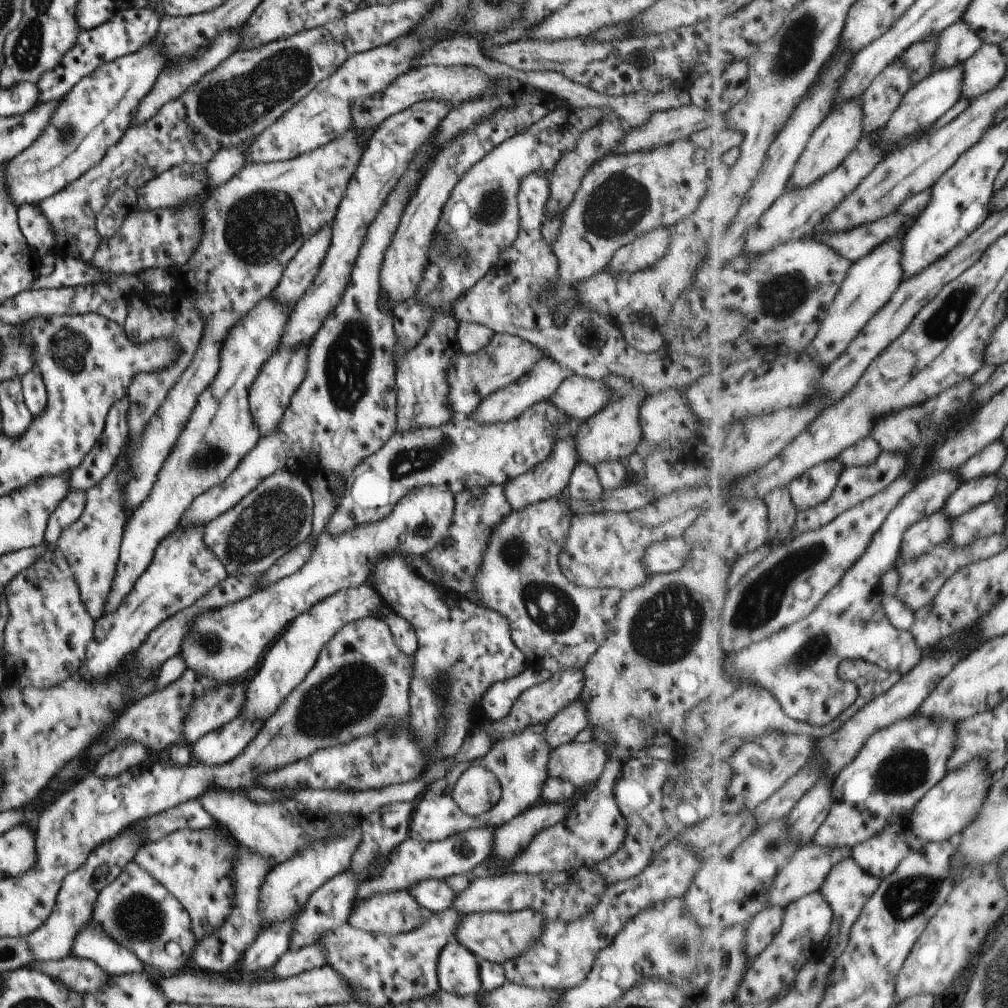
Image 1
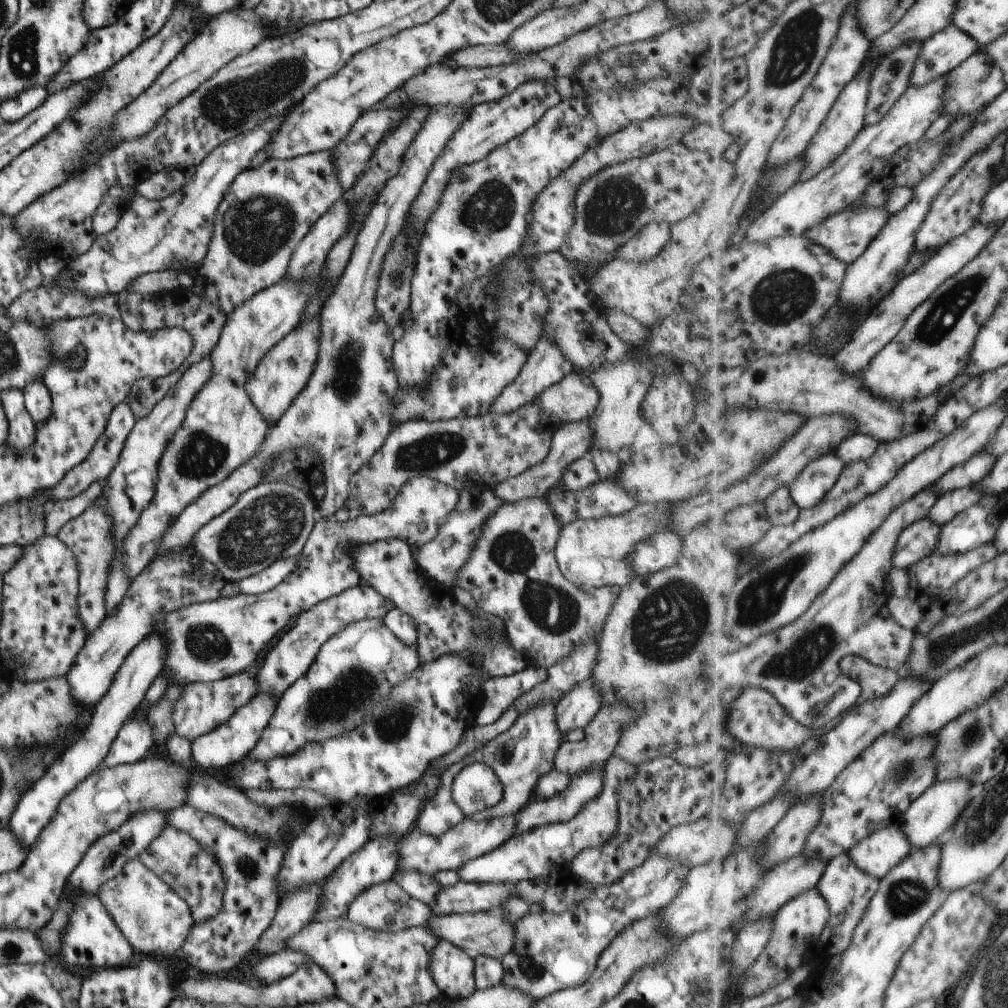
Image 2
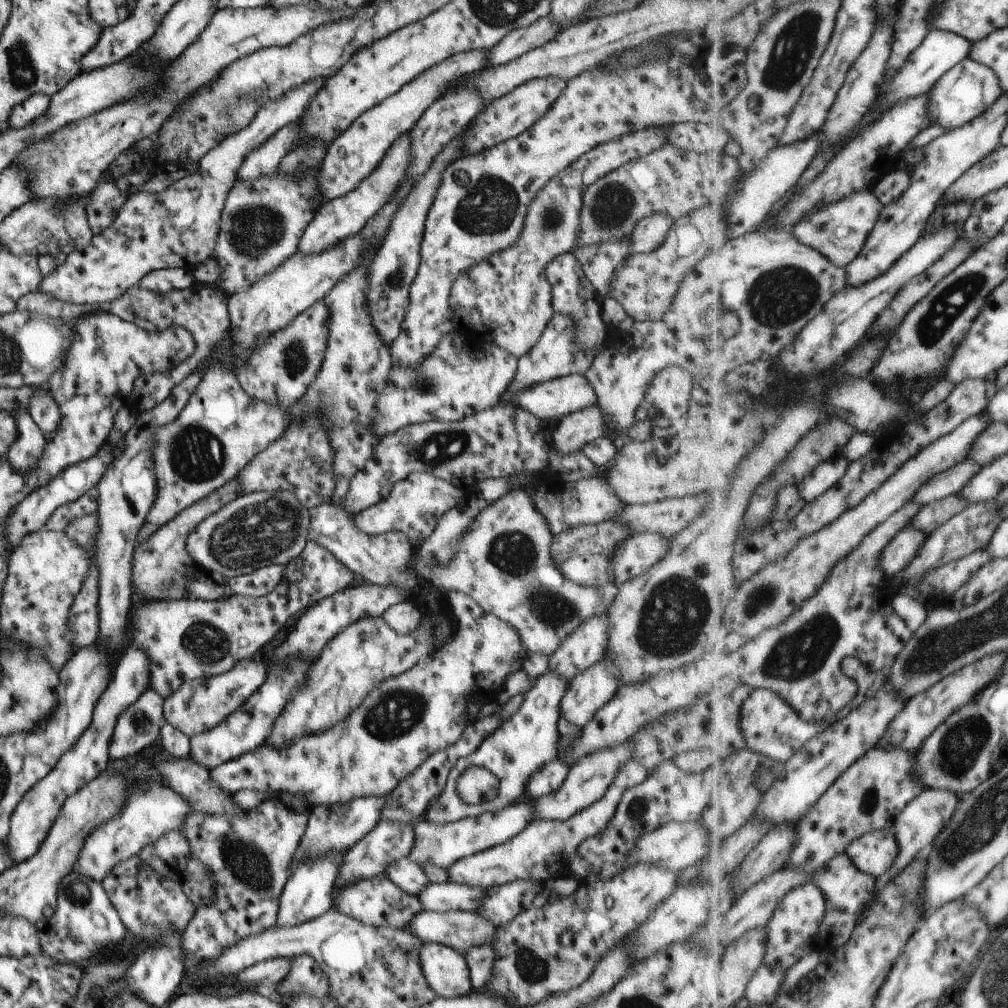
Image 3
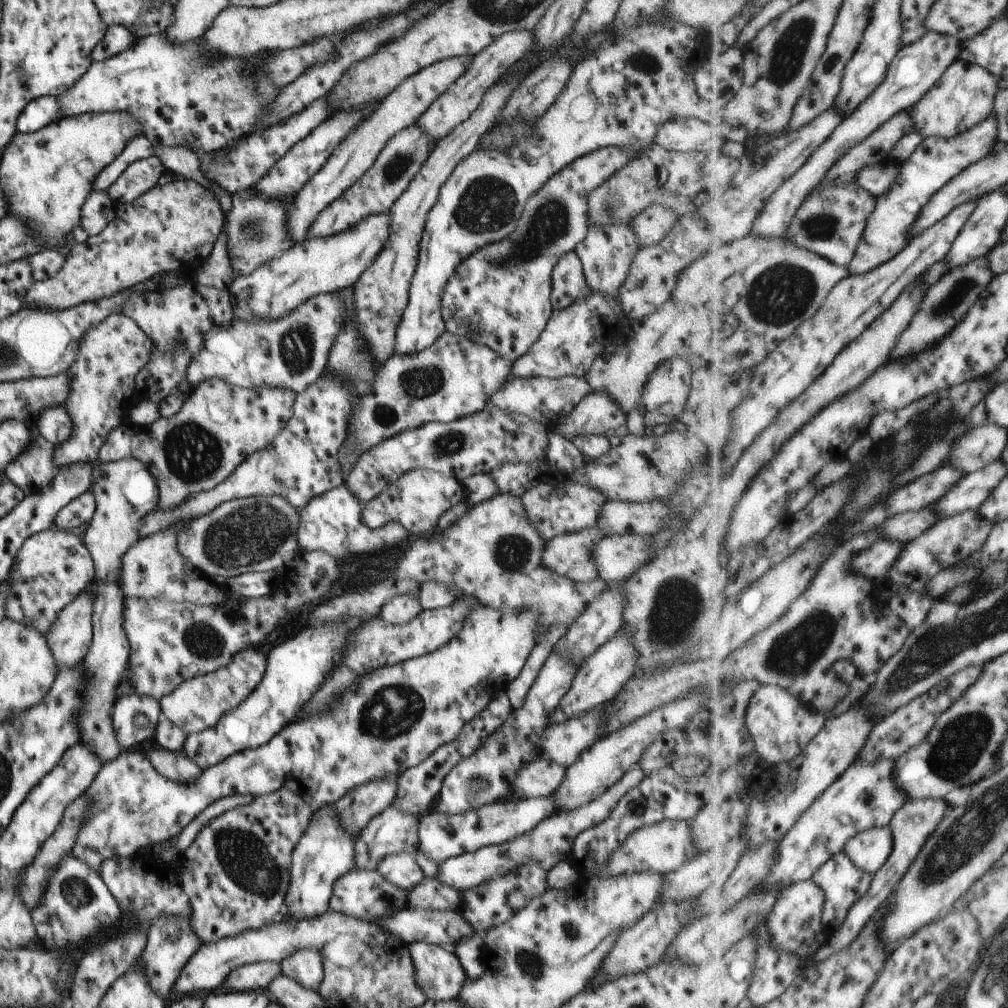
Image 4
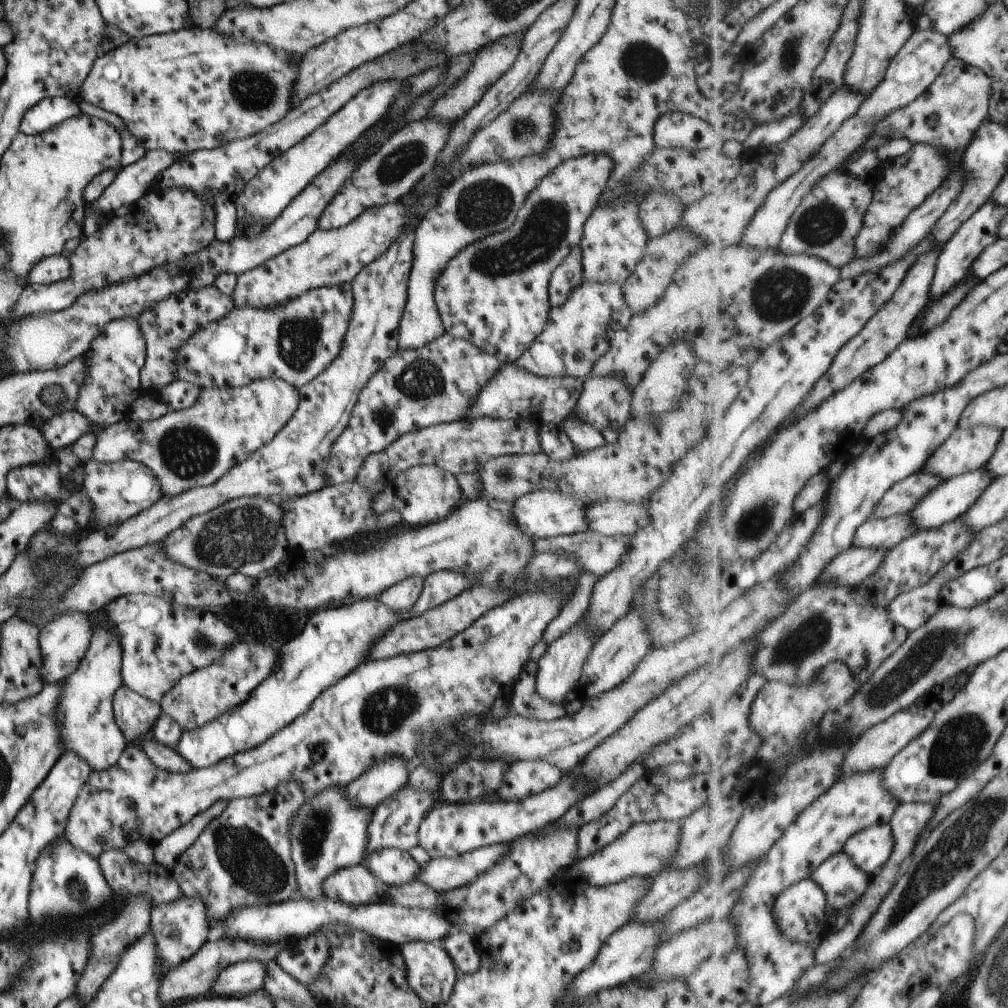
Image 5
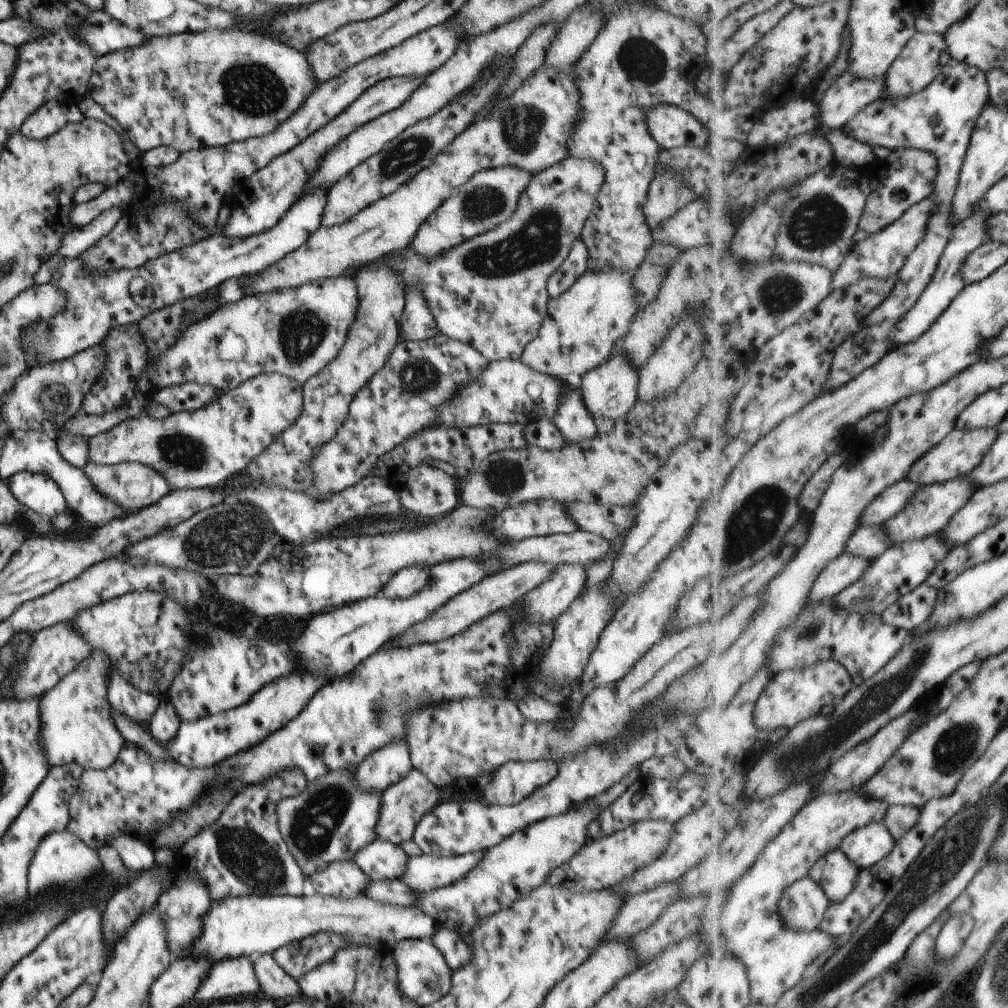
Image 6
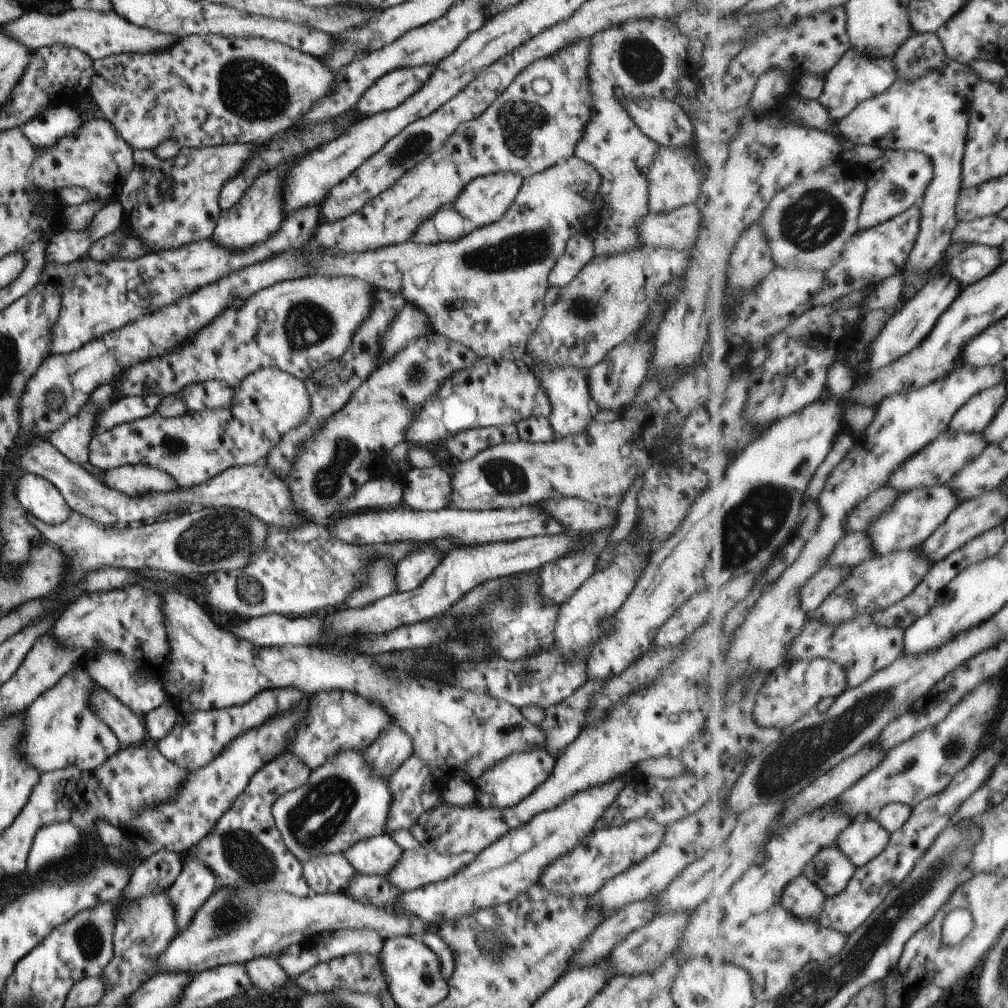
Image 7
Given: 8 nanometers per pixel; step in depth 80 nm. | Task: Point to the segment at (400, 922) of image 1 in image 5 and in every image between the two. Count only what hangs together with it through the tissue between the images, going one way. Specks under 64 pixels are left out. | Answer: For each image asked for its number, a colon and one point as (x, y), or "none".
2: (385, 906)
3: (377, 902)
4: (366, 895)
5: (354, 885)

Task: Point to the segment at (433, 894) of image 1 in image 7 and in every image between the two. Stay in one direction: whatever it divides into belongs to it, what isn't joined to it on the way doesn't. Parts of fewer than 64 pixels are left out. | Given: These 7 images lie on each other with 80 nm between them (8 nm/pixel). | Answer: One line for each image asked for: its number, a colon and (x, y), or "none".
2: (422, 887)
3: (409, 877)
4: (400, 869)
5: (393, 867)
6: (379, 860)
7: (375, 855)

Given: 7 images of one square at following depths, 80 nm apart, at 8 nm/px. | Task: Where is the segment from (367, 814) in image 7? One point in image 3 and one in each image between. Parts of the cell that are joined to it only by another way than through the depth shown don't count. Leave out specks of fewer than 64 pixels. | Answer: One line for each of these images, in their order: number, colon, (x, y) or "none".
3: (308, 893)
4: (324, 852)
5: (327, 833)
6: (330, 819)

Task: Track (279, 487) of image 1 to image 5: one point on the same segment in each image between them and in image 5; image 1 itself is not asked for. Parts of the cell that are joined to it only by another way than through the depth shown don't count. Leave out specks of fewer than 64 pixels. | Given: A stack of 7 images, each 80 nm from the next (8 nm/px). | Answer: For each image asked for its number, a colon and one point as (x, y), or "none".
2: (272, 520)
3: (257, 529)
4: (258, 533)
5: (244, 535)

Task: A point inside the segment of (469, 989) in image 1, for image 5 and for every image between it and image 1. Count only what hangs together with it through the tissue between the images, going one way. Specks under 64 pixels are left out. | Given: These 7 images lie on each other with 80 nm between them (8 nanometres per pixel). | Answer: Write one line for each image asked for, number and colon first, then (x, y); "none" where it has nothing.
2: (452, 970)
3: (445, 970)
4: (438, 973)
5: (430, 972)

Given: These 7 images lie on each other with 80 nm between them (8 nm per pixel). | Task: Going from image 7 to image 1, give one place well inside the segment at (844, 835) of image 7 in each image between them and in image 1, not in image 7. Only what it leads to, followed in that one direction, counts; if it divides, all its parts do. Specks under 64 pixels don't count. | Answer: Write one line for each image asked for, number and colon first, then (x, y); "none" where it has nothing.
1: (881, 855)
2: (878, 855)
3: (875, 853)
4: (871, 849)
5: (871, 848)
6: (866, 846)

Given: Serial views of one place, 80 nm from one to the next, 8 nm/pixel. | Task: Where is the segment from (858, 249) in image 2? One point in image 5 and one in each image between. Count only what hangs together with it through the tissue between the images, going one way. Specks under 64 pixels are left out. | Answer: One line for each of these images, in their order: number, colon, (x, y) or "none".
3: (840, 231)
4: (831, 222)
5: (827, 223)

